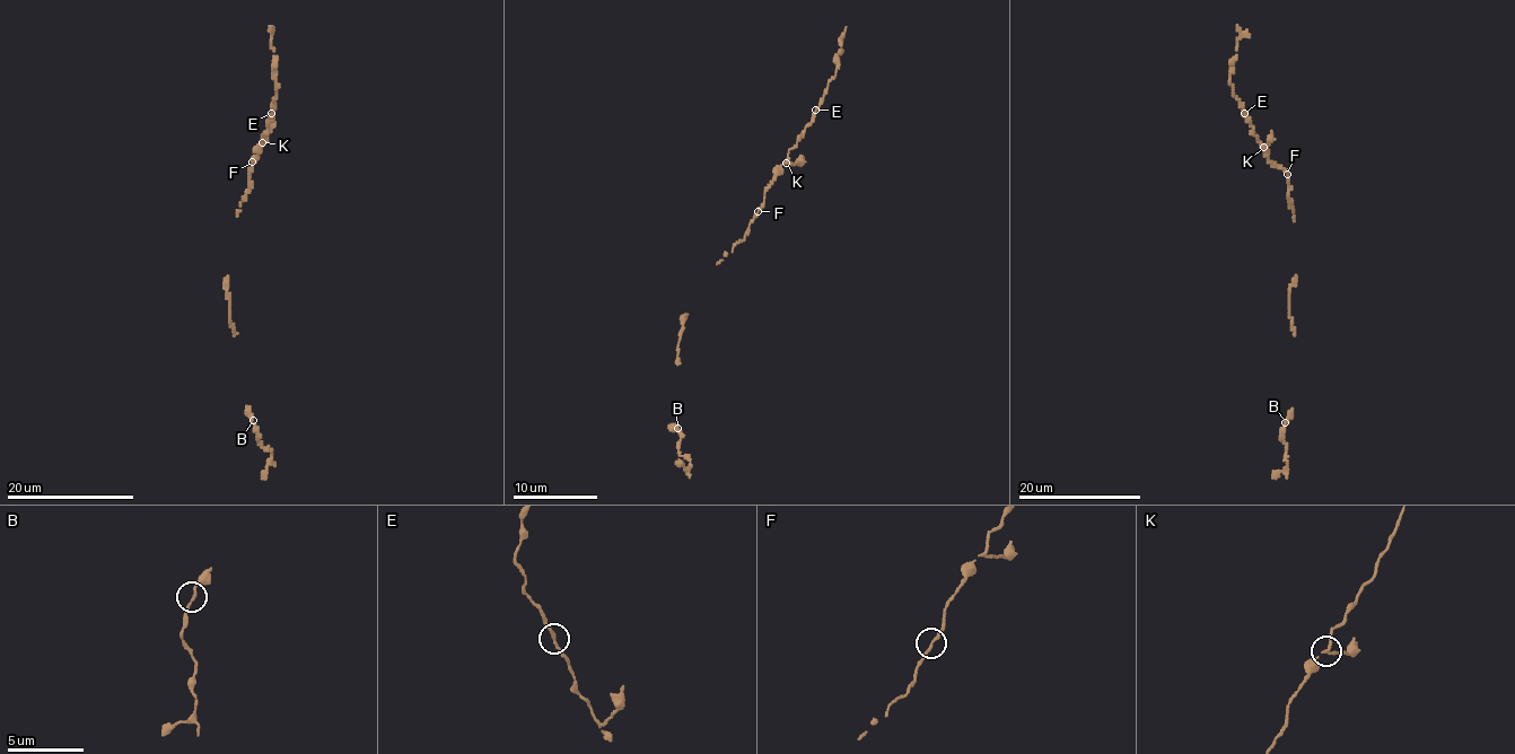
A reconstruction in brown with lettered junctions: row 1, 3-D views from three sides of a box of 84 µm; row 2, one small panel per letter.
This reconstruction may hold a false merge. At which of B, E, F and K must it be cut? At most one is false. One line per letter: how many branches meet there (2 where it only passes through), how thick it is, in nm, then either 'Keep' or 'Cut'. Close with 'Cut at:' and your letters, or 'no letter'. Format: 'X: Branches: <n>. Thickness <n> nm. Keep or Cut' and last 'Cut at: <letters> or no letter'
B: Branches: 2. Thickness 150 nm. Keep
E: Branches: 2. Thickness 170 nm. Keep
F: Branches: 2. Thickness 150 nm. Keep
K: Branches: 3. Thickness 150 nm. Cut
Cut at: K

